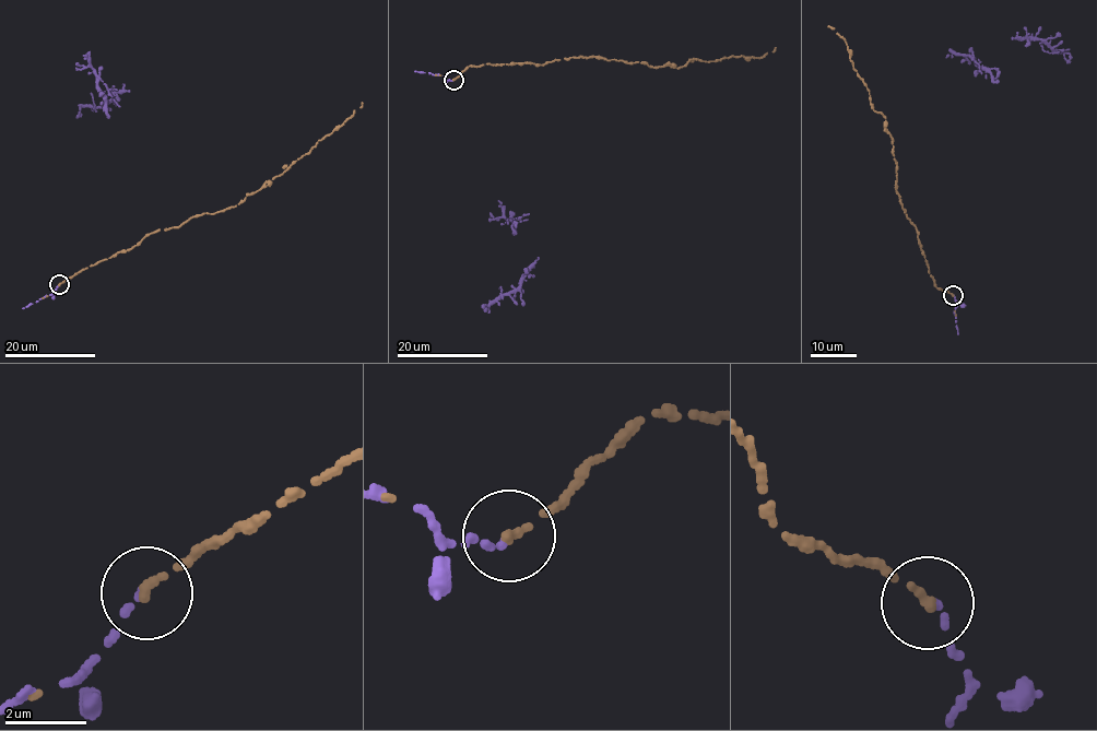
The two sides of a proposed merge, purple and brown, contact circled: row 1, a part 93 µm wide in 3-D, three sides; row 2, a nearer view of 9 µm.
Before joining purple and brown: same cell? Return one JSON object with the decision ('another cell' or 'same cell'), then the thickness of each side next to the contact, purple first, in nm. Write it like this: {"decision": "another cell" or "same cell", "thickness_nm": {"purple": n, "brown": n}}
{"decision": "same cell", "thickness_nm": {"purple": 170, "brown": 240}}

